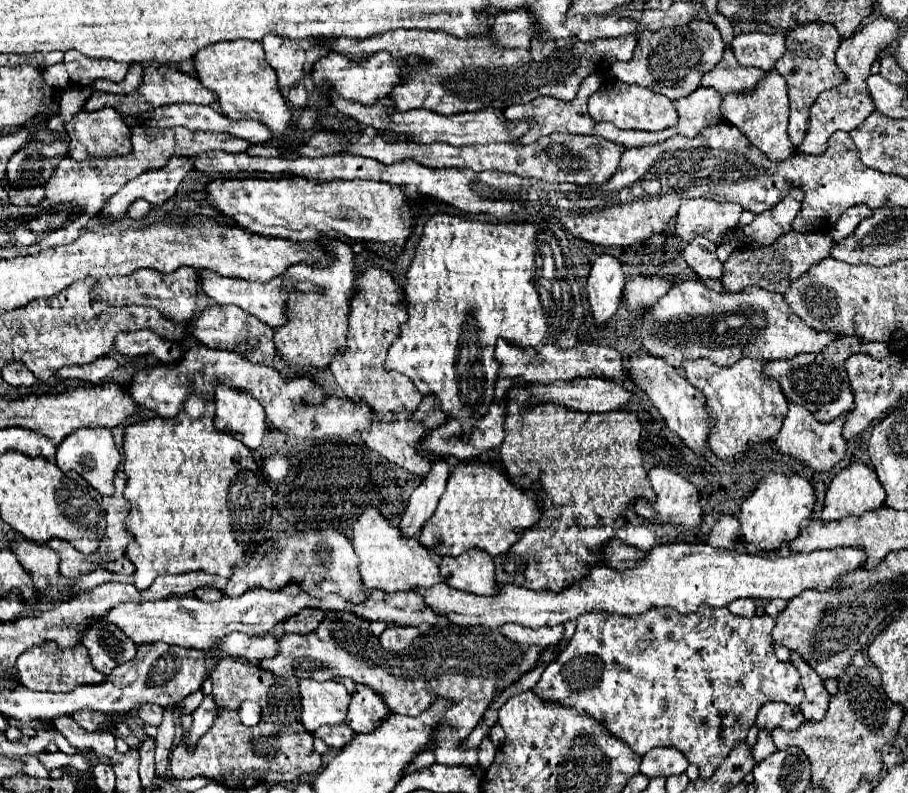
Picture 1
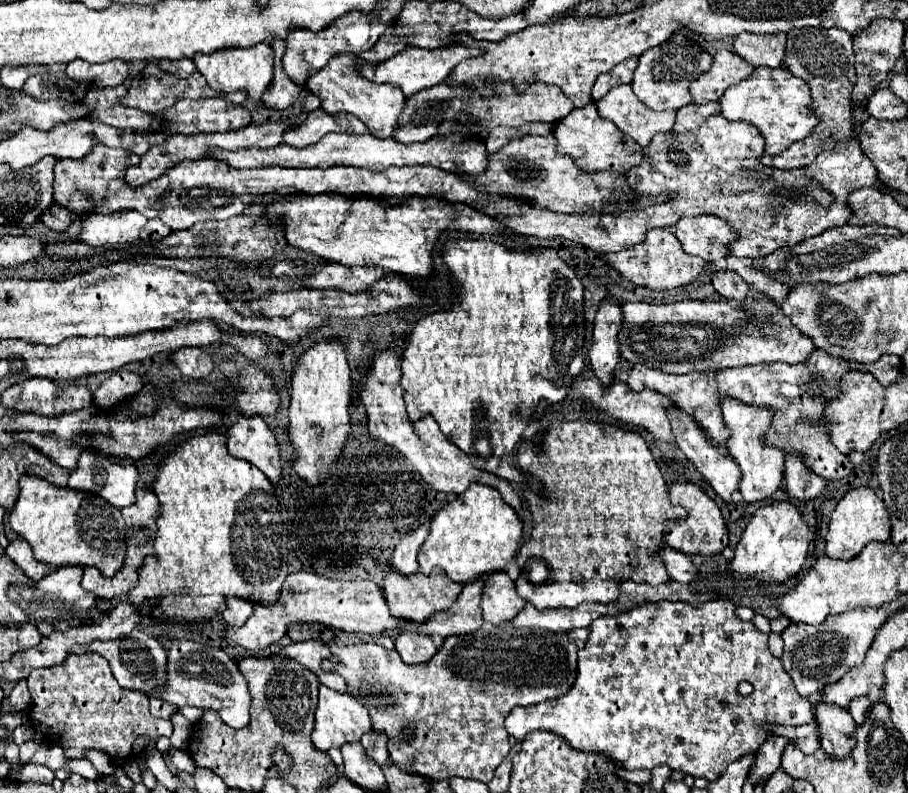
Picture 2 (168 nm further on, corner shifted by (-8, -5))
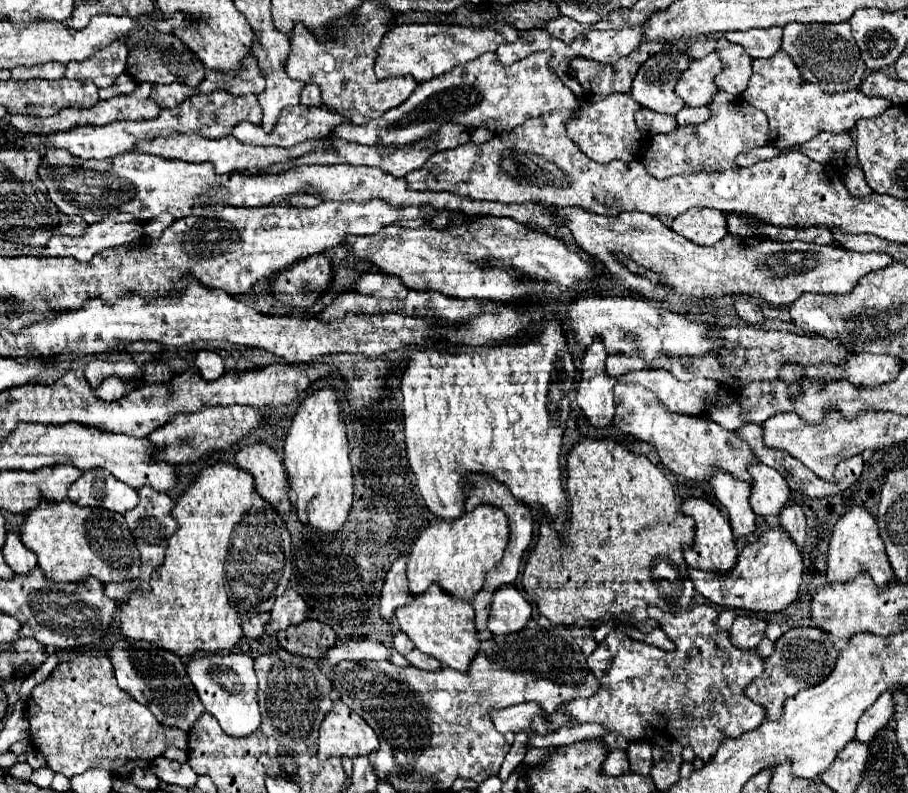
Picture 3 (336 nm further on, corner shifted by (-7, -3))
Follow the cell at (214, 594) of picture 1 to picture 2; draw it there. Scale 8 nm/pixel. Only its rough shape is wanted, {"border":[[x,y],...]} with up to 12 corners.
{"border":[[226,597],[220,619],[242,625],[252,613],[252,603]]}

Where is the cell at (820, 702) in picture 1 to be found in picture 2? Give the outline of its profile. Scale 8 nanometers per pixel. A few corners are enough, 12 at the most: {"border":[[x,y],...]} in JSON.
{"border":[[818,701],[820,747],[846,757],[854,747],[854,719]]}

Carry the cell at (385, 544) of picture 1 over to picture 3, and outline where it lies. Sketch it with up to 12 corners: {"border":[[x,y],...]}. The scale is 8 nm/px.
{"border":[[431,585],[397,609],[413,645],[461,673],[479,653],[471,603]]}

